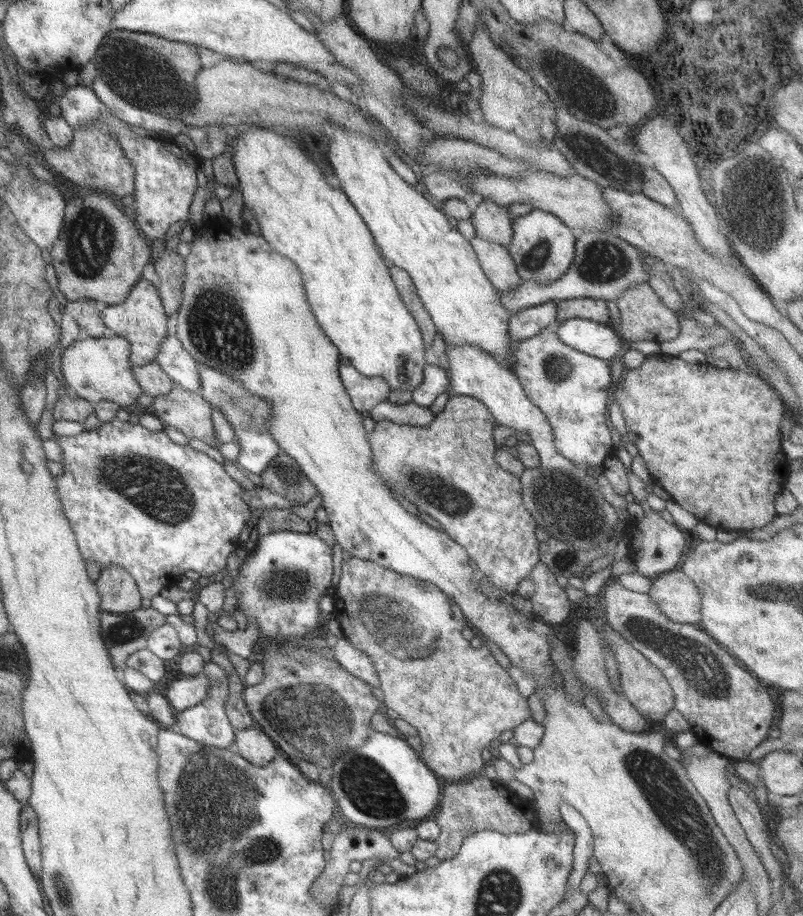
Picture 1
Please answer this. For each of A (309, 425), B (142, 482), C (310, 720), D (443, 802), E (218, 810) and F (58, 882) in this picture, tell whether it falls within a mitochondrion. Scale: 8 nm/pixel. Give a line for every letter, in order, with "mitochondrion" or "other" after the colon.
A: other
B: mitochondrion
C: mitochondrion
D: other
E: mitochondrion
F: mitochondrion

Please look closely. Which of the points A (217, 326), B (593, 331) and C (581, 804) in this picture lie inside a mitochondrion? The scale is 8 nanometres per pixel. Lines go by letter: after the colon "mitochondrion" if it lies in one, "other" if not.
A: mitochondrion
B: other
C: other

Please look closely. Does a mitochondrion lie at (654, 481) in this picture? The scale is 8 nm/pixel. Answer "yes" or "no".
no

